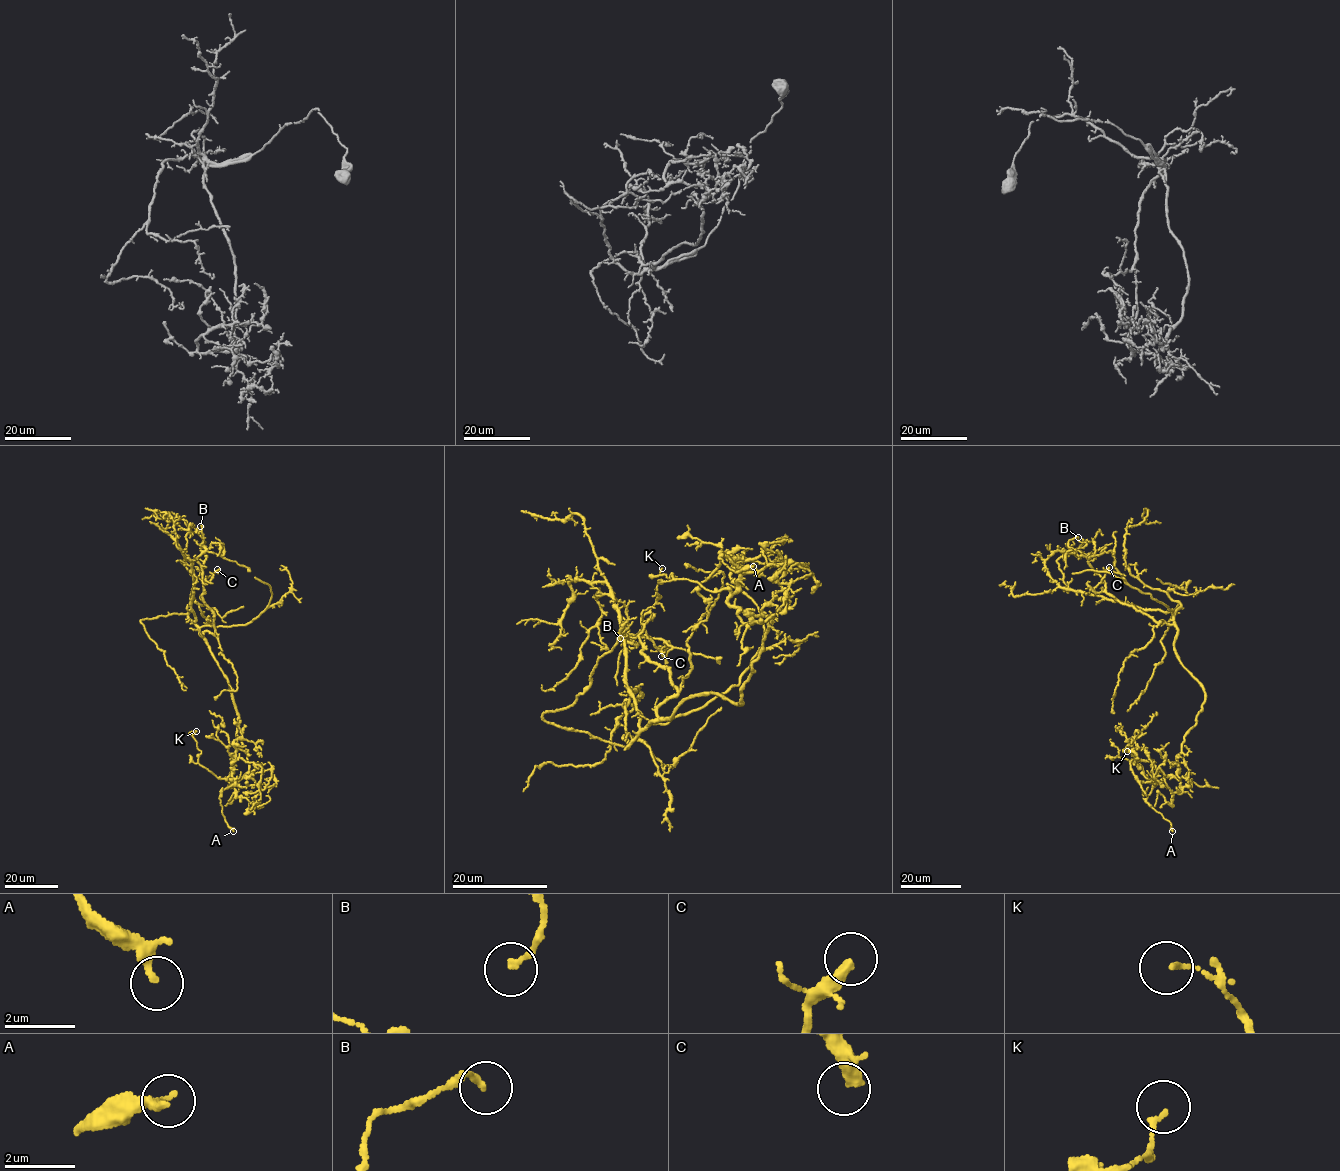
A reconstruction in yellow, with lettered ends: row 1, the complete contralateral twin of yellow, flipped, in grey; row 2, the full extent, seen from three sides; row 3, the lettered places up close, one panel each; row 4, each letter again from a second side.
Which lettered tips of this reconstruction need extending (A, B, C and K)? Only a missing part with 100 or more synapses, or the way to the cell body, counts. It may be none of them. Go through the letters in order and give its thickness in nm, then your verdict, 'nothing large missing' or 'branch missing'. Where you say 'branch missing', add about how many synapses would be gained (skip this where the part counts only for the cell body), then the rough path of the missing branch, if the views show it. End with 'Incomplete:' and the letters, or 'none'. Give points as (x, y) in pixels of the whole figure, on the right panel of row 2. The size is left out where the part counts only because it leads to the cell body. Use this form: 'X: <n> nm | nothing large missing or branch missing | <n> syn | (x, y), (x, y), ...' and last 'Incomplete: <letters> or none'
A: 180 nm | nothing large missing
B: 170 nm | nothing large missing
C: 360 nm | nothing large missing
K: 130 nm | nothing large missing
Incomplete: none

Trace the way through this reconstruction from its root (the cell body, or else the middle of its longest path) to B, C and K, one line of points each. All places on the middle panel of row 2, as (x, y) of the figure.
B: (704, 695), (658, 716), (678, 693), (669, 669), (623, 640), (635, 636), (622, 617), (620, 638)
C: (704, 695), (667, 720), (658, 716), (678, 689), (669, 669), (642, 652), (641, 624), (661, 656)
K: (704, 695), (740, 703), (768, 622), (729, 604), (727, 589), (656, 576), (662, 568)

